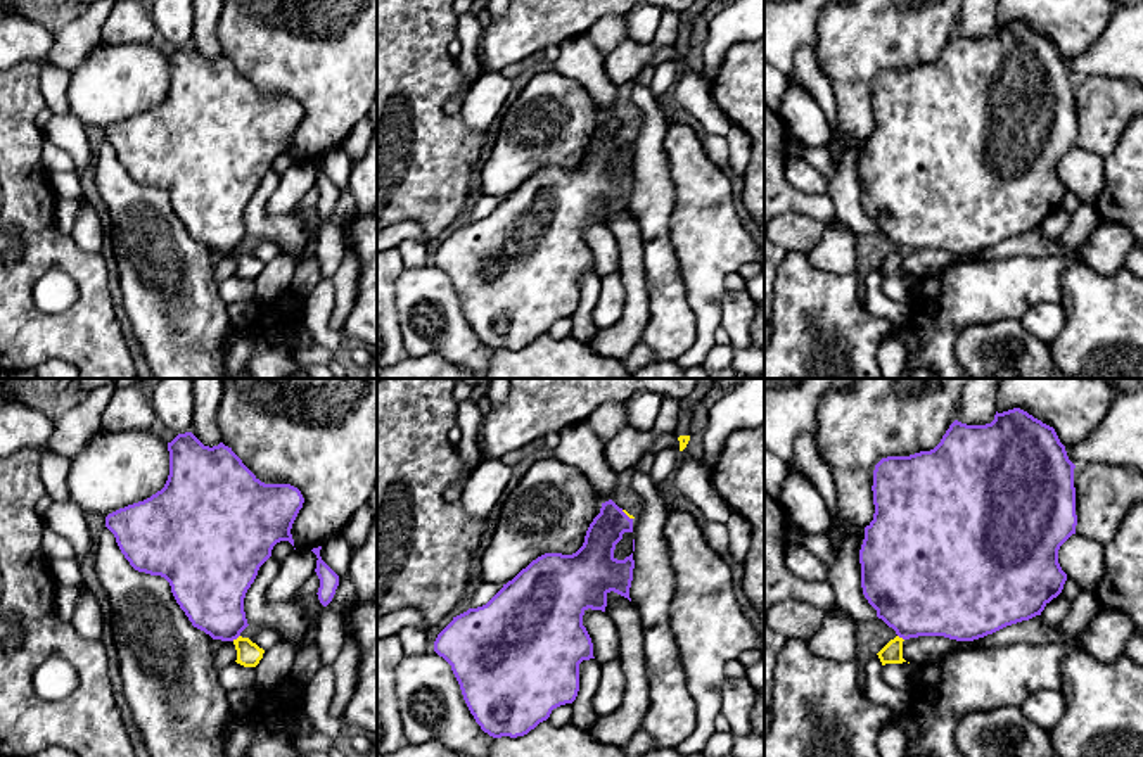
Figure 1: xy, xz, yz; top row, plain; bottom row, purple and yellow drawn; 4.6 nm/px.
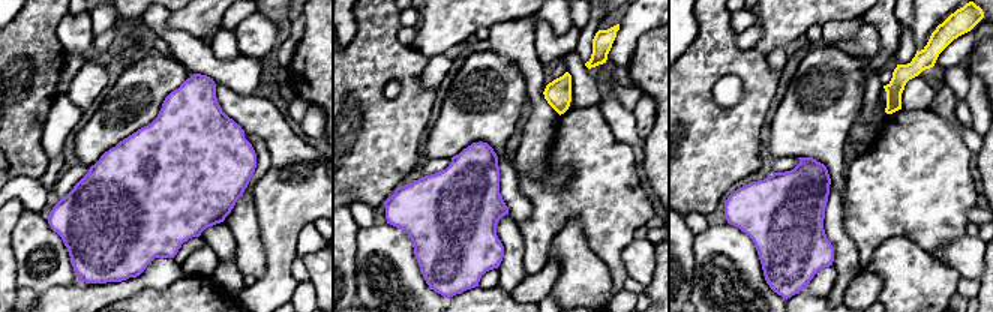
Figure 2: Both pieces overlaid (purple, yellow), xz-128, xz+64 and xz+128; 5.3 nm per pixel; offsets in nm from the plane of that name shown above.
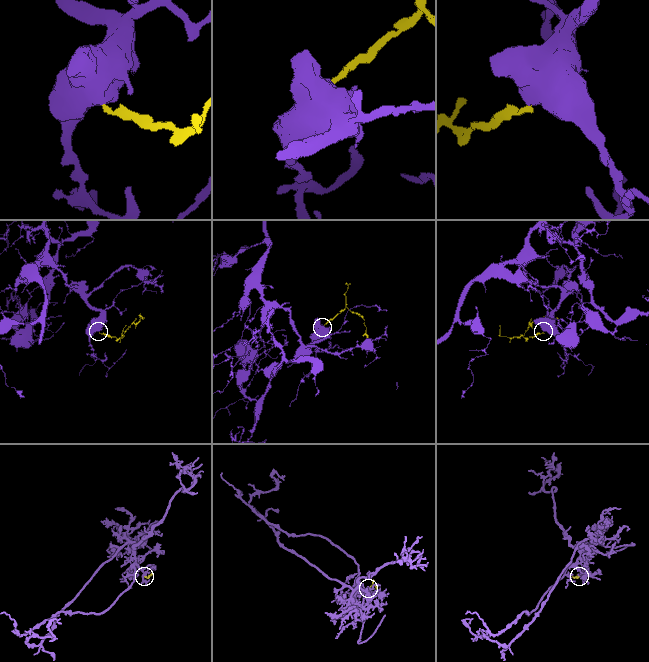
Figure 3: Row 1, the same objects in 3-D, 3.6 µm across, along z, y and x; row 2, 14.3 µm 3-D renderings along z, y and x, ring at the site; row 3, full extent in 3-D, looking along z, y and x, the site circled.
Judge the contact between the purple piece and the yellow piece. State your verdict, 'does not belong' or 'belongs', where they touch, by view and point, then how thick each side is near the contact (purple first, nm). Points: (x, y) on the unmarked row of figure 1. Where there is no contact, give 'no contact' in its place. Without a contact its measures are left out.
does not belong | xy (236, 251) | 320/110 nm

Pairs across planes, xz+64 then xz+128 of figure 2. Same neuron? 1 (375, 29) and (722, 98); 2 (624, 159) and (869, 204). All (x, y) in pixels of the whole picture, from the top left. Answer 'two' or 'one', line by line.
1: two
2: one

